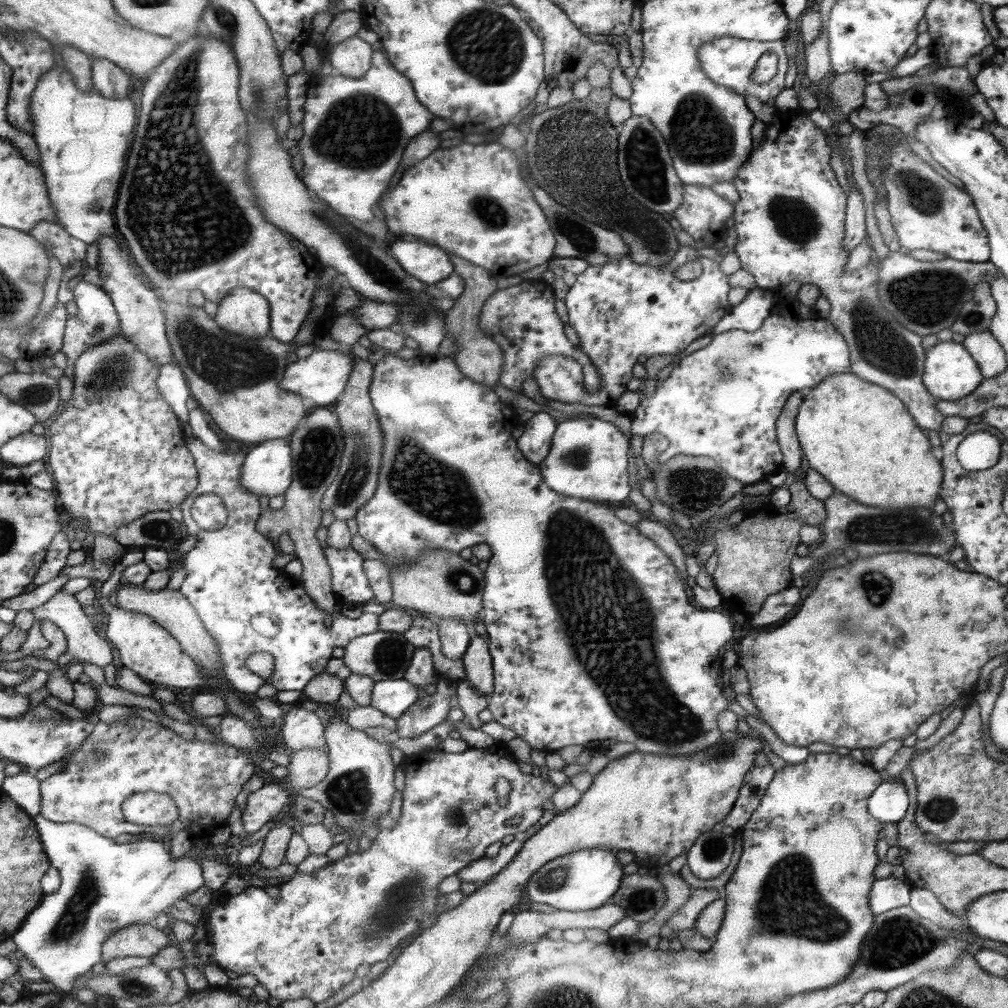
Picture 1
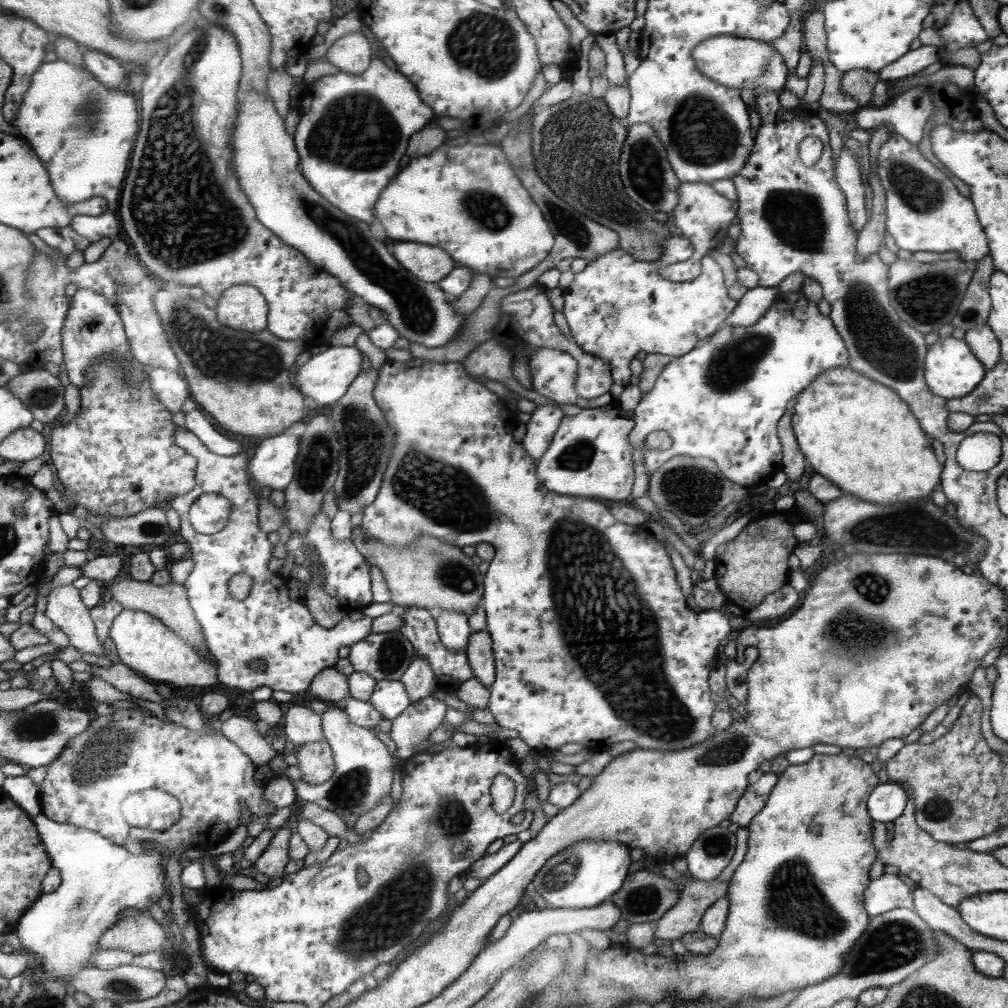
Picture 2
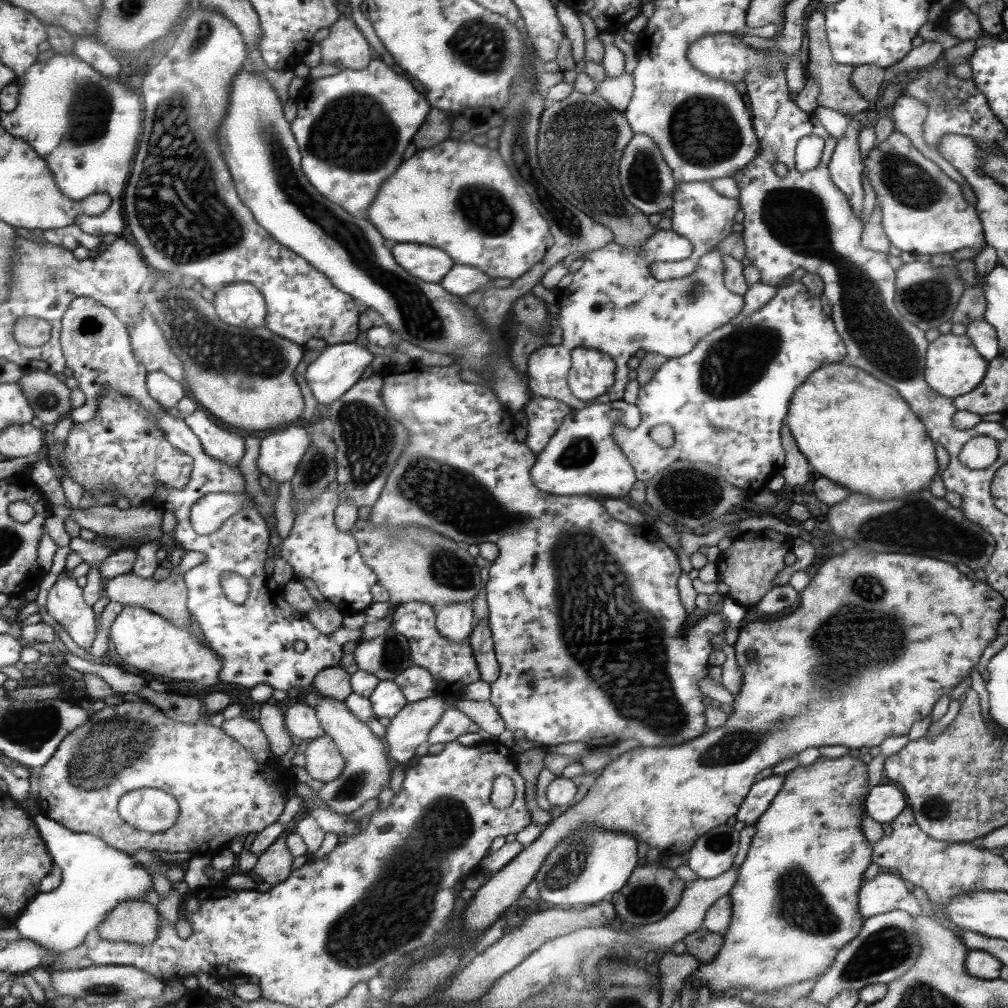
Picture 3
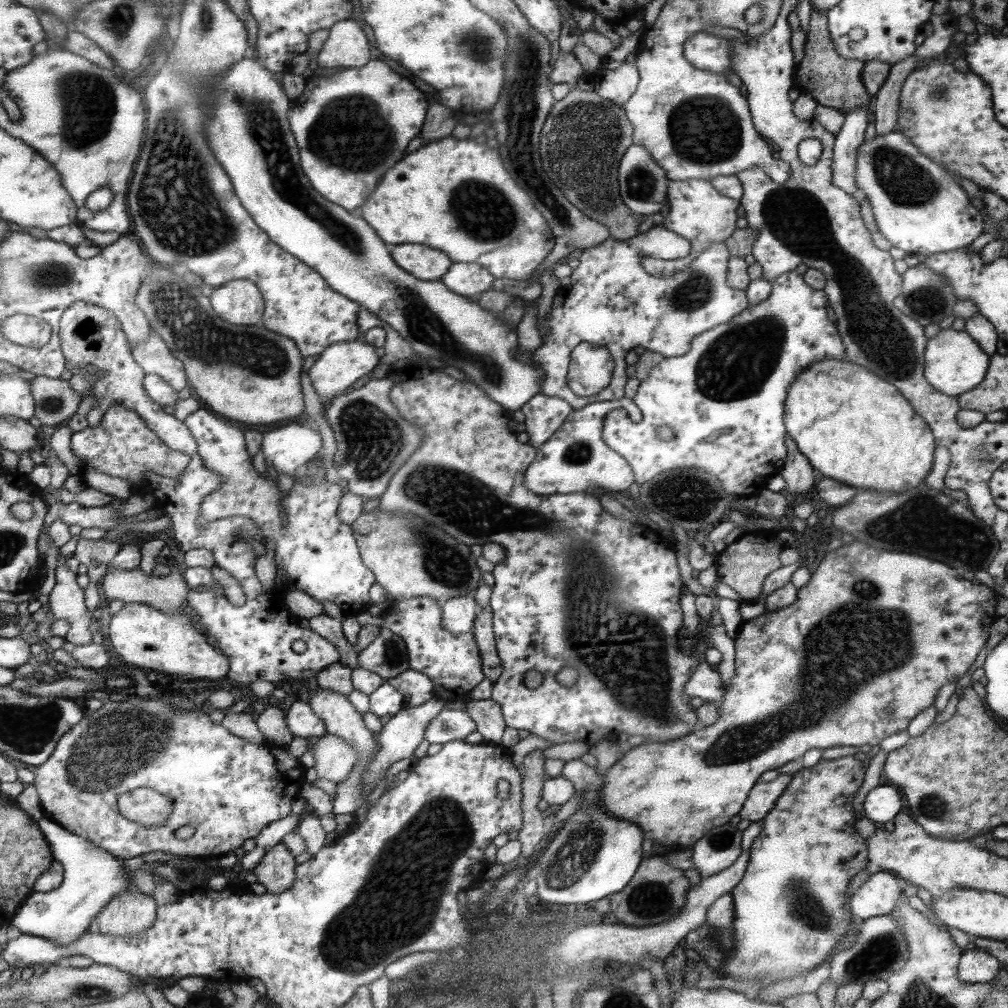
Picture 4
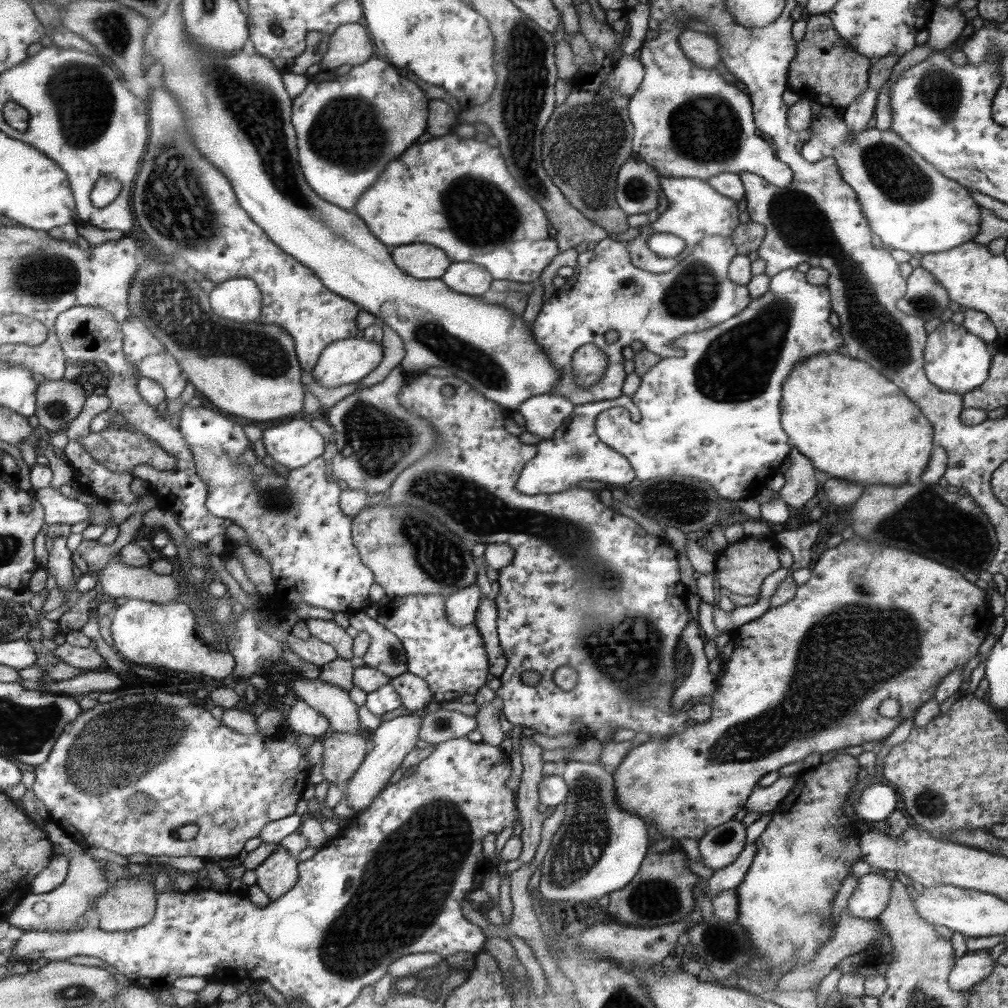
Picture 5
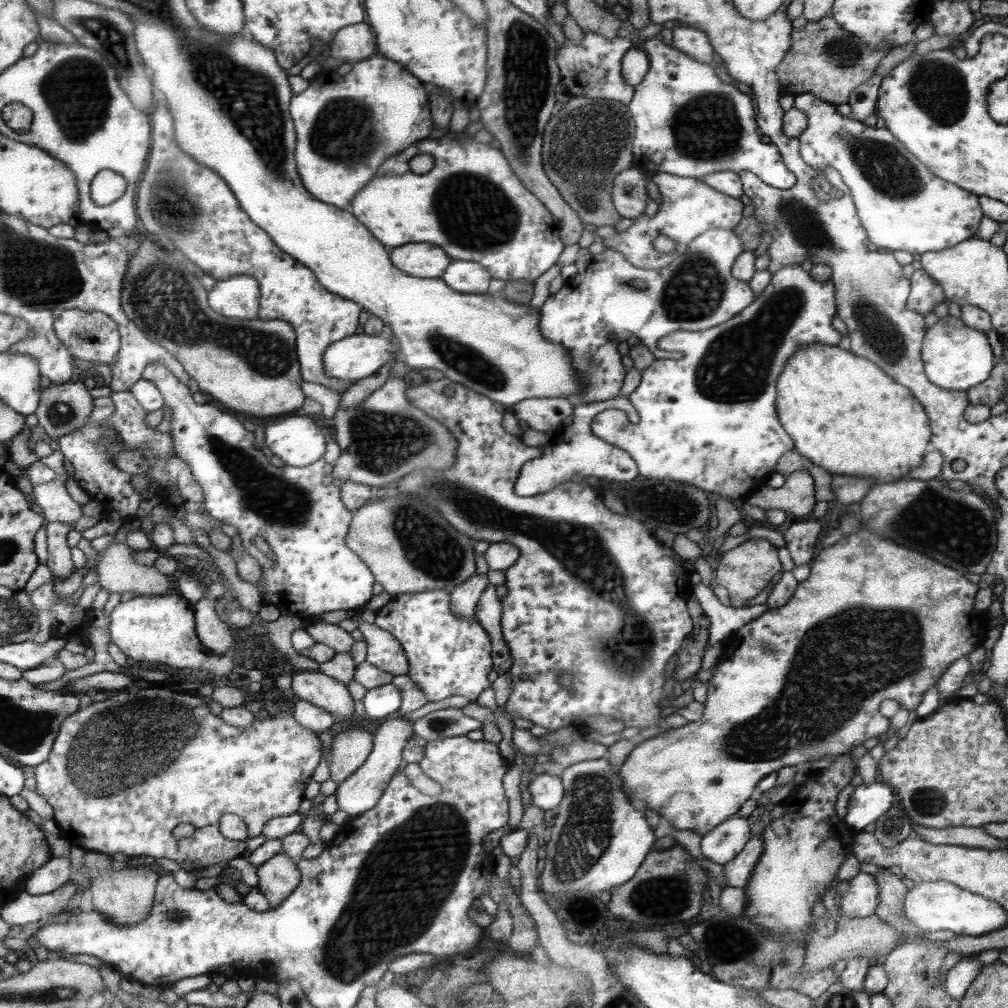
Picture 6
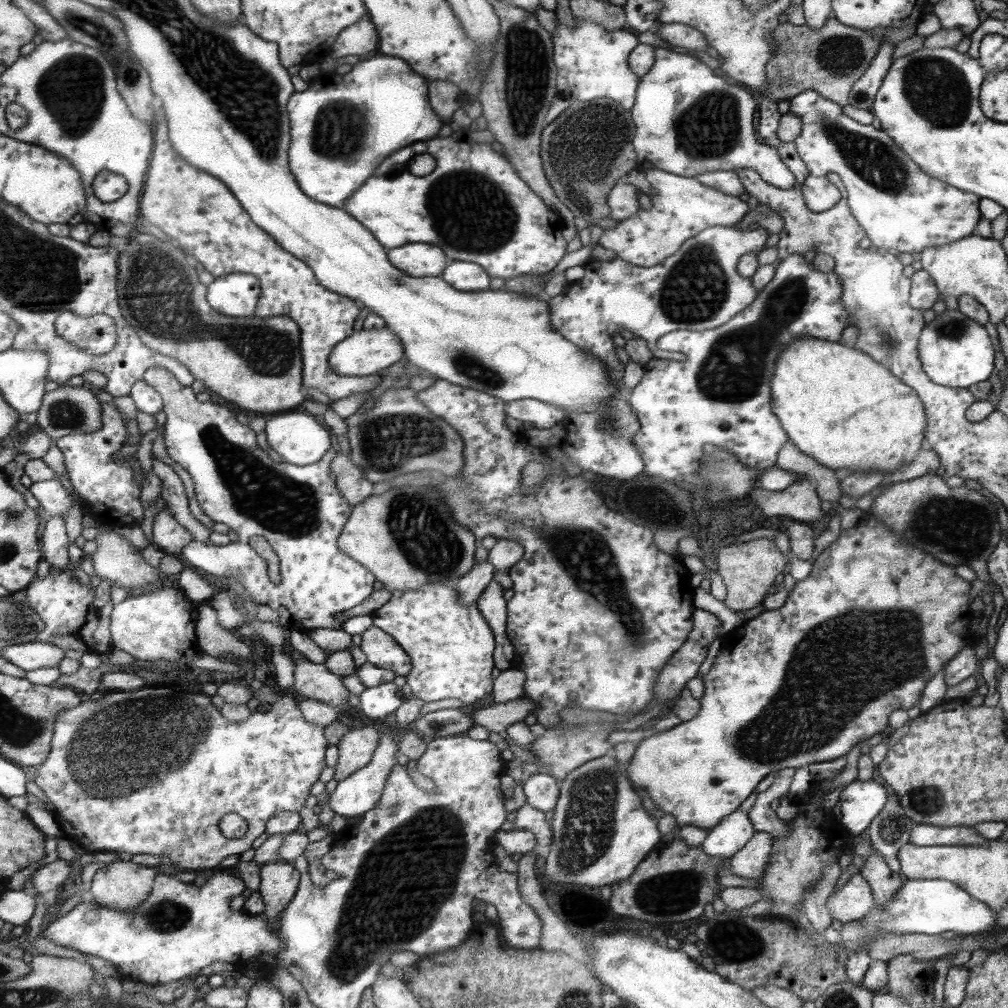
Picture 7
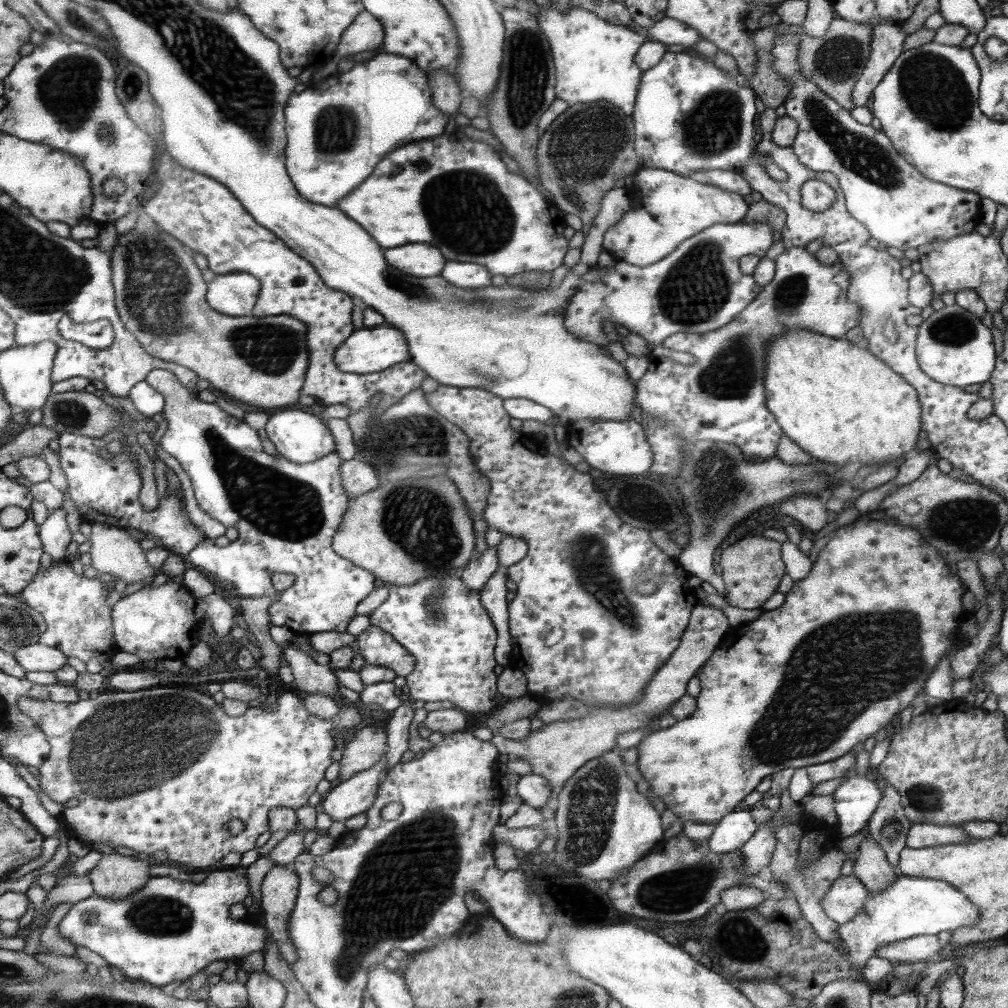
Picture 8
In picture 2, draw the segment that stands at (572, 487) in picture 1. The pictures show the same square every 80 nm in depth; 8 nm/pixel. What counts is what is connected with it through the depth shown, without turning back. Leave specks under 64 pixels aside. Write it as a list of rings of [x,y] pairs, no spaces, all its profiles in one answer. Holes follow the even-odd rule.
[[[617,401],[598,408],[582,409],[574,416],[564,416],[555,432],[546,455],[536,462],[537,477],[541,485],[549,492],[560,496],[587,496],[587,498],[605,498],[617,503],[629,496],[633,484],[633,464],[631,464],[631,446],[627,434],[634,427],[634,412],[623,409]]]

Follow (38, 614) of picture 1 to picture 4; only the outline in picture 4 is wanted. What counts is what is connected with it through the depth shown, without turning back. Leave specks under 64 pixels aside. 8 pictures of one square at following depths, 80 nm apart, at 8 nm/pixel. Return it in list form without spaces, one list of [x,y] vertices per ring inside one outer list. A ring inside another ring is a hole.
[[[58,559],[56,583],[49,593],[49,609],[55,618],[64,618],[70,624],[66,642],[74,645],[88,645],[93,642],[91,620],[93,615],[85,606],[85,592],[77,584],[77,574],[67,568],[65,559]]]

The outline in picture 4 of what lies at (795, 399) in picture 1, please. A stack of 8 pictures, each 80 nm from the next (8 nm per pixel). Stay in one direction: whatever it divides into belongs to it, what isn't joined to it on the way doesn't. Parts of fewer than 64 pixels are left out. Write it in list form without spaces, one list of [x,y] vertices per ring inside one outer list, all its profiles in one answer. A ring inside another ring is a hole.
[[[786,438],[786,463],[783,464],[778,474],[784,478],[785,492],[792,496],[801,496],[807,494],[811,486],[818,481],[815,470],[809,465],[796,448],[791,438]]]

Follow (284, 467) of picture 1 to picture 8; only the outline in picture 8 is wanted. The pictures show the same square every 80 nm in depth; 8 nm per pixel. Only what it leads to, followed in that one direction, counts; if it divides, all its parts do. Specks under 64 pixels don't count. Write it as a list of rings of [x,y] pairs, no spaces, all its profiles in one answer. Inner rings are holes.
[[[283,410],[273,414],[265,424],[262,434],[269,439],[279,456],[295,464],[308,464],[330,455],[335,450],[333,436],[315,418],[315,415],[301,410]]]

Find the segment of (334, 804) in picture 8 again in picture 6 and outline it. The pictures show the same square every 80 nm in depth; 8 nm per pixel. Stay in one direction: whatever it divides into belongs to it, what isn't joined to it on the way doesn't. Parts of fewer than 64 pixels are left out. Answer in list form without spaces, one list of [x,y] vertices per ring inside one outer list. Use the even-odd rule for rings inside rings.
[[[401,716],[387,719],[378,726],[373,733],[372,748],[363,764],[336,787],[334,795],[339,810],[352,818],[375,806],[391,777],[397,773],[397,768],[401,764],[401,750],[411,740],[412,734],[414,734],[412,724]]]

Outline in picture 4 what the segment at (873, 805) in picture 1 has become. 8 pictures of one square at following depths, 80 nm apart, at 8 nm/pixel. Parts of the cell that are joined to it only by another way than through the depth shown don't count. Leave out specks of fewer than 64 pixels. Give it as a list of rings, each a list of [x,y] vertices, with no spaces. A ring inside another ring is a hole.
[[[876,785],[865,795],[863,801],[864,816],[872,822],[885,823],[901,810],[901,798],[893,786]]]

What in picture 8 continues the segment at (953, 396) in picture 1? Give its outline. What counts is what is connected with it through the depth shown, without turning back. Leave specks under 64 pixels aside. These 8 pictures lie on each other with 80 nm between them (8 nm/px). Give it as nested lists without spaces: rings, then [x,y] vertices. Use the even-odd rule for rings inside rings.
[[[956,304],[944,305],[924,321],[918,320],[918,323],[918,342],[914,348],[918,353],[918,367],[931,380],[963,388],[971,384],[981,385],[990,378],[989,374],[995,364],[993,338],[974,313]]]

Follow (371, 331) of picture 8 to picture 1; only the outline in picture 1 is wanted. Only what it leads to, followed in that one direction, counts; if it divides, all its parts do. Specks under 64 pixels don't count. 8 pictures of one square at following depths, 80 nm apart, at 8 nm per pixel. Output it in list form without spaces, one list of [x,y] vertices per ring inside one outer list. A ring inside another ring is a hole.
[[[315,348],[308,356],[289,363],[278,380],[278,384],[287,392],[303,396],[303,398],[311,398],[311,402],[317,406],[327,406],[327,404],[335,402],[337,396],[340,395],[339,392],[346,387],[352,363],[350,354],[351,351]]]

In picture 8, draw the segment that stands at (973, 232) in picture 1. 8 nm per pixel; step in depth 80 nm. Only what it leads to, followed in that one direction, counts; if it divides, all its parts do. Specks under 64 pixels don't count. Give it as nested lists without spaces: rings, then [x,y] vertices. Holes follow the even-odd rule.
[[[778,32],[774,47],[771,49],[774,69],[791,86],[791,91],[782,105],[785,108],[784,114],[793,119],[798,126],[797,134],[790,145],[794,149],[795,156],[798,156],[798,161],[808,169],[819,174],[833,173],[837,177],[844,194],[847,212],[850,212],[861,225],[866,226],[871,238],[877,240],[881,247],[893,246],[903,251],[921,247],[922,244],[935,240],[949,240],[960,234],[971,233],[977,227],[979,217],[978,207],[981,197],[978,193],[953,188],[951,185],[924,177],[894,148],[886,133],[882,133],[875,124],[859,124],[853,120],[849,111],[831,100],[831,97],[827,97],[817,85],[807,81],[807,78],[798,71],[797,50],[796,34]]]

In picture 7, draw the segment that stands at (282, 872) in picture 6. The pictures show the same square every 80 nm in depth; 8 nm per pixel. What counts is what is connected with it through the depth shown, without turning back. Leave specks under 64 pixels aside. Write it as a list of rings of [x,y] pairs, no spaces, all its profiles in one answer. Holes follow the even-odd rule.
[[[276,858],[260,866],[259,878],[257,891],[263,902],[262,917],[269,922],[271,928],[277,929],[279,914],[294,898],[301,873],[293,864]]]

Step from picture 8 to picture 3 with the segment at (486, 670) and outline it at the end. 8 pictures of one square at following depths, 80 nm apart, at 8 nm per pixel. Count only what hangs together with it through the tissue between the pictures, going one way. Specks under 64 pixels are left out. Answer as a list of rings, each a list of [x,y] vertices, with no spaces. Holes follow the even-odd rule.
[[[408,602],[395,606],[392,617],[389,618],[390,628],[401,633],[410,644],[410,659],[412,665],[422,666],[431,673],[433,680],[443,680],[447,688],[457,684],[457,688],[468,685],[480,679],[477,661],[474,659],[473,649],[470,648],[468,639],[463,642],[450,642],[443,637],[437,629],[435,608],[424,602]]]

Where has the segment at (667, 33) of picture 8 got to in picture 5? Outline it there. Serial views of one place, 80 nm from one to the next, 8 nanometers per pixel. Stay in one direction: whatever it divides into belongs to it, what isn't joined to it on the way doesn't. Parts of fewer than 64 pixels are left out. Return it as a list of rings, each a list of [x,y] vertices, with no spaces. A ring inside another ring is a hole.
[[[684,29],[679,44],[687,60],[699,68],[713,69],[720,61],[717,41],[705,33]]]

